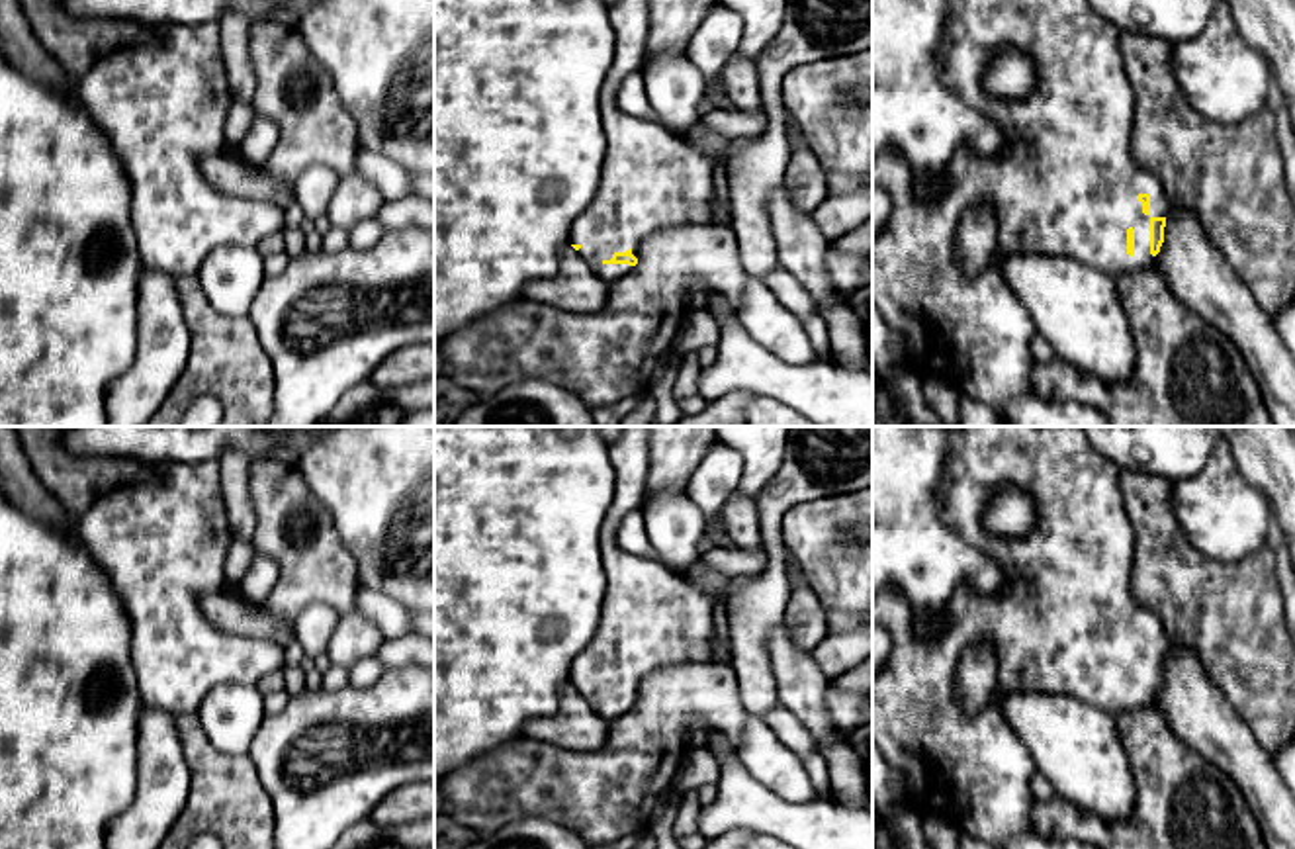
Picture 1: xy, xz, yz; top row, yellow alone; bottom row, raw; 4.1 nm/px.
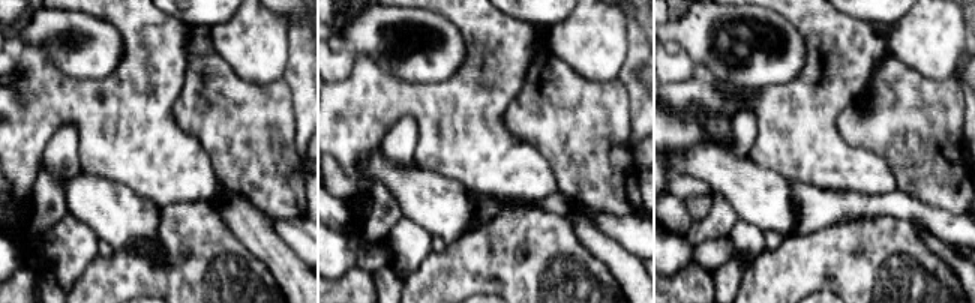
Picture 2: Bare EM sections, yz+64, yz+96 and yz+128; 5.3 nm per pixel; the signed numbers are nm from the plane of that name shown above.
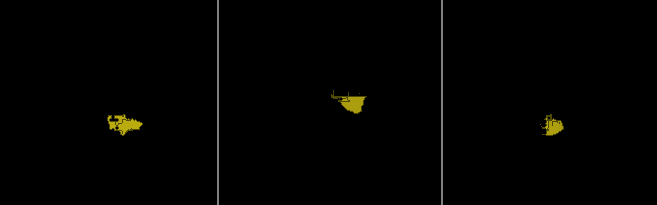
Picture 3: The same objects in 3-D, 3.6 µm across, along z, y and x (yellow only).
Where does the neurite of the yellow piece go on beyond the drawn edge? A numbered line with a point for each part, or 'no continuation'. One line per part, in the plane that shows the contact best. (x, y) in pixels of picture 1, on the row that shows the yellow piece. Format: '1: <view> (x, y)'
1: yz (1067, 184)

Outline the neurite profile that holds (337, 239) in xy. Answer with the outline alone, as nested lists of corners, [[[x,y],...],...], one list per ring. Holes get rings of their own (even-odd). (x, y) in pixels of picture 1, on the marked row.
[[[333,227],[329,233],[321,237],[321,250],[319,252],[340,252],[348,246],[348,231]]]

